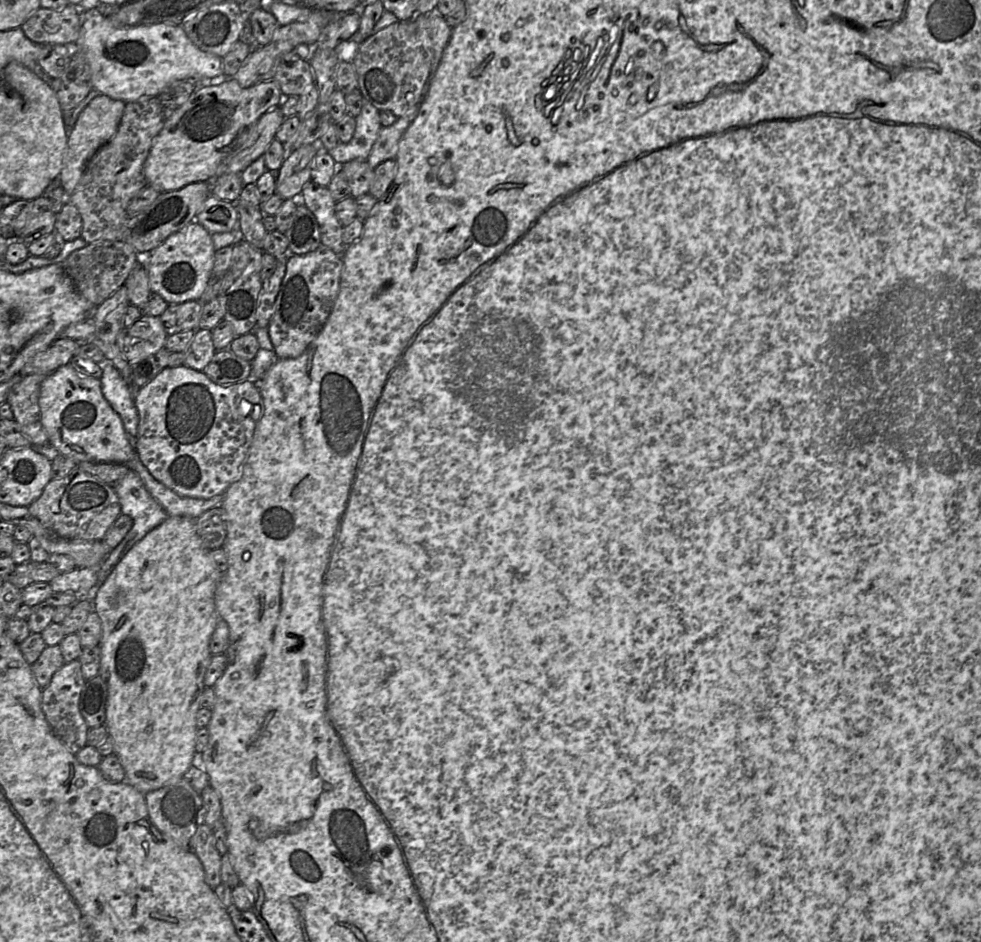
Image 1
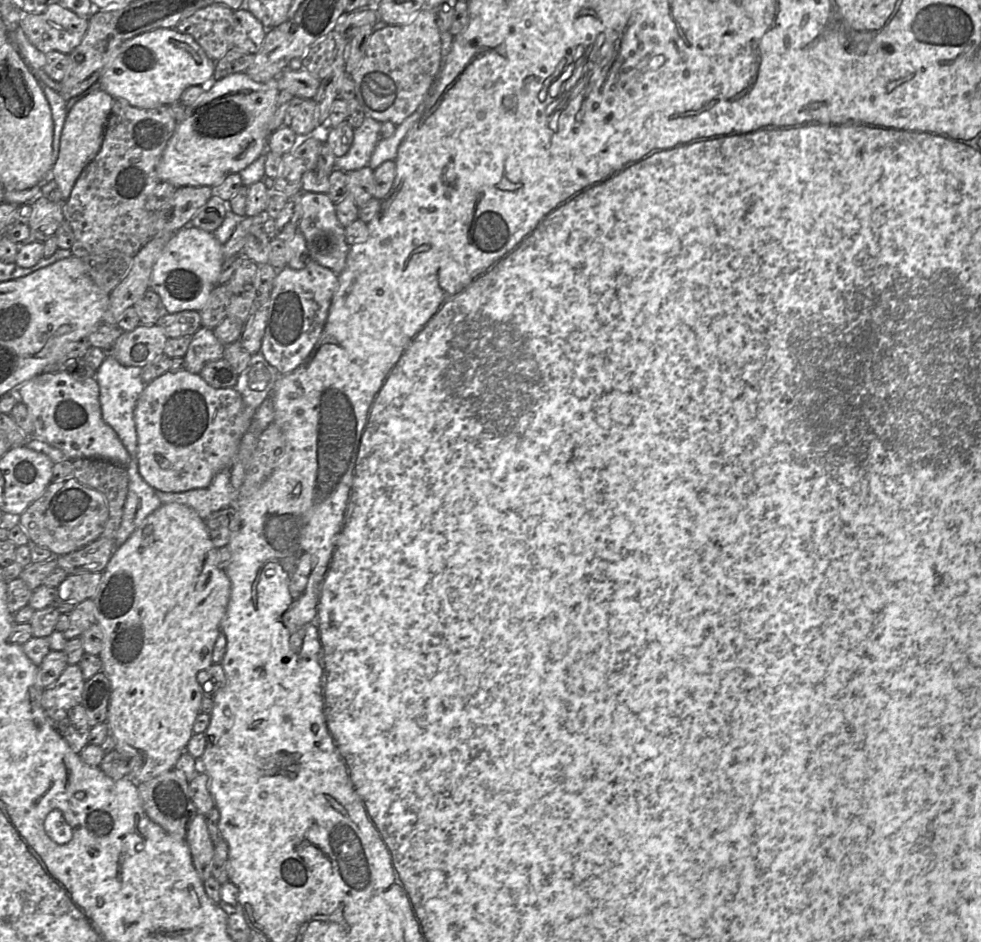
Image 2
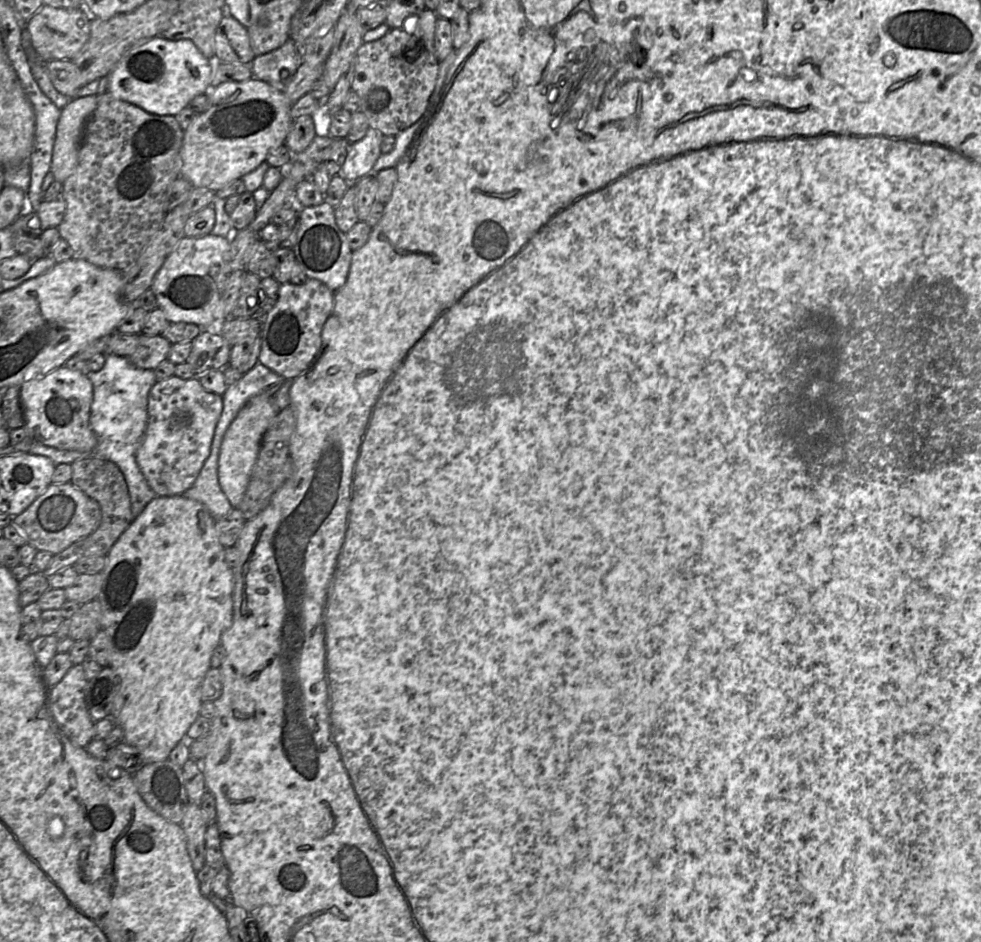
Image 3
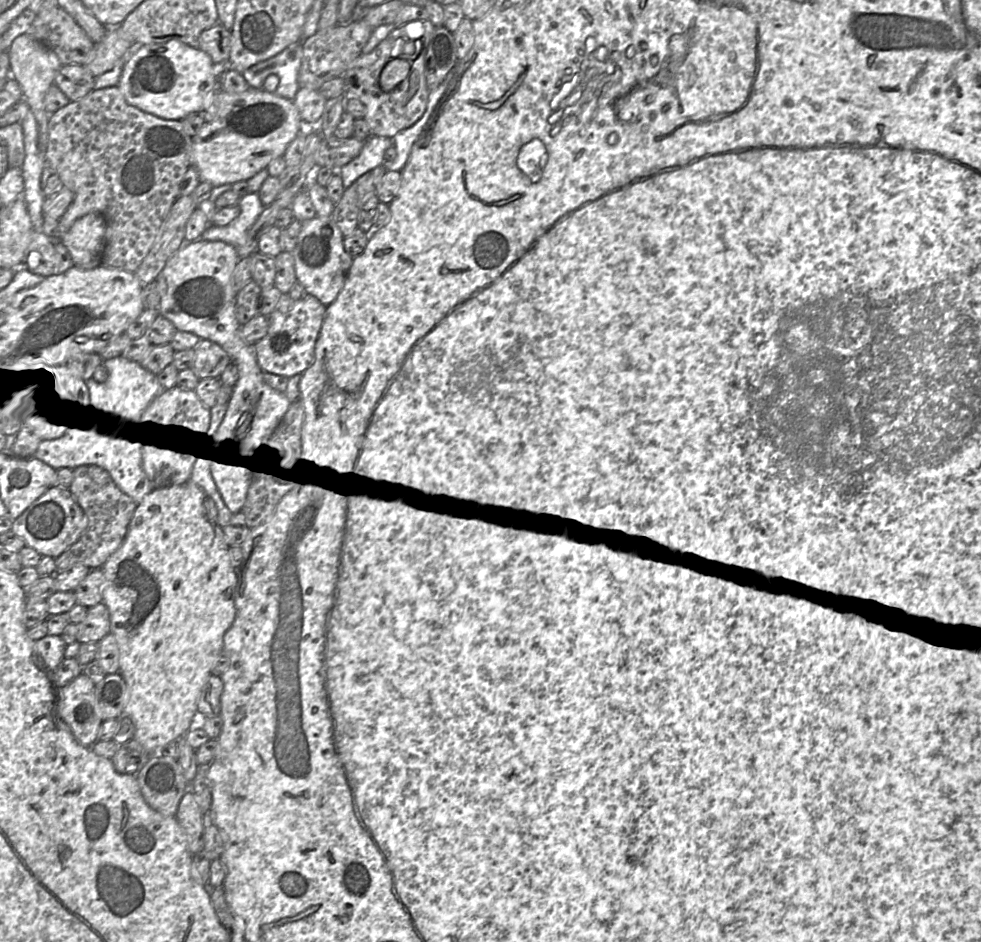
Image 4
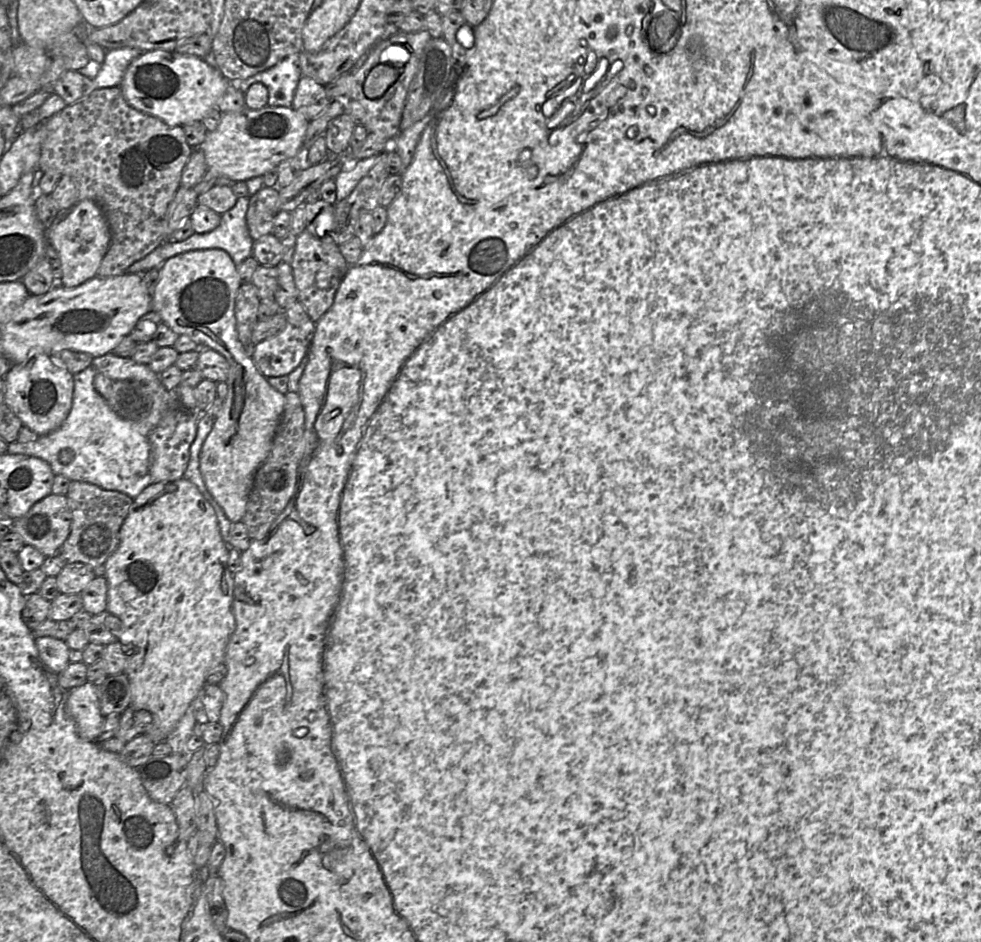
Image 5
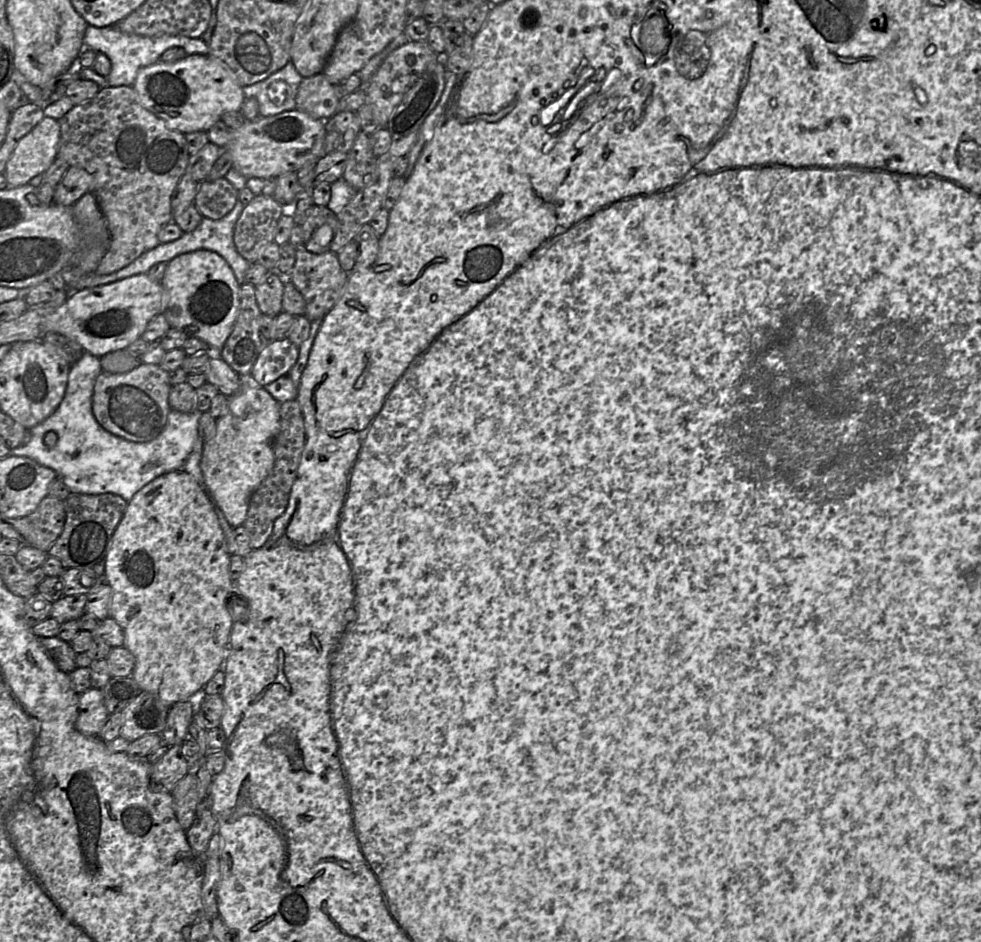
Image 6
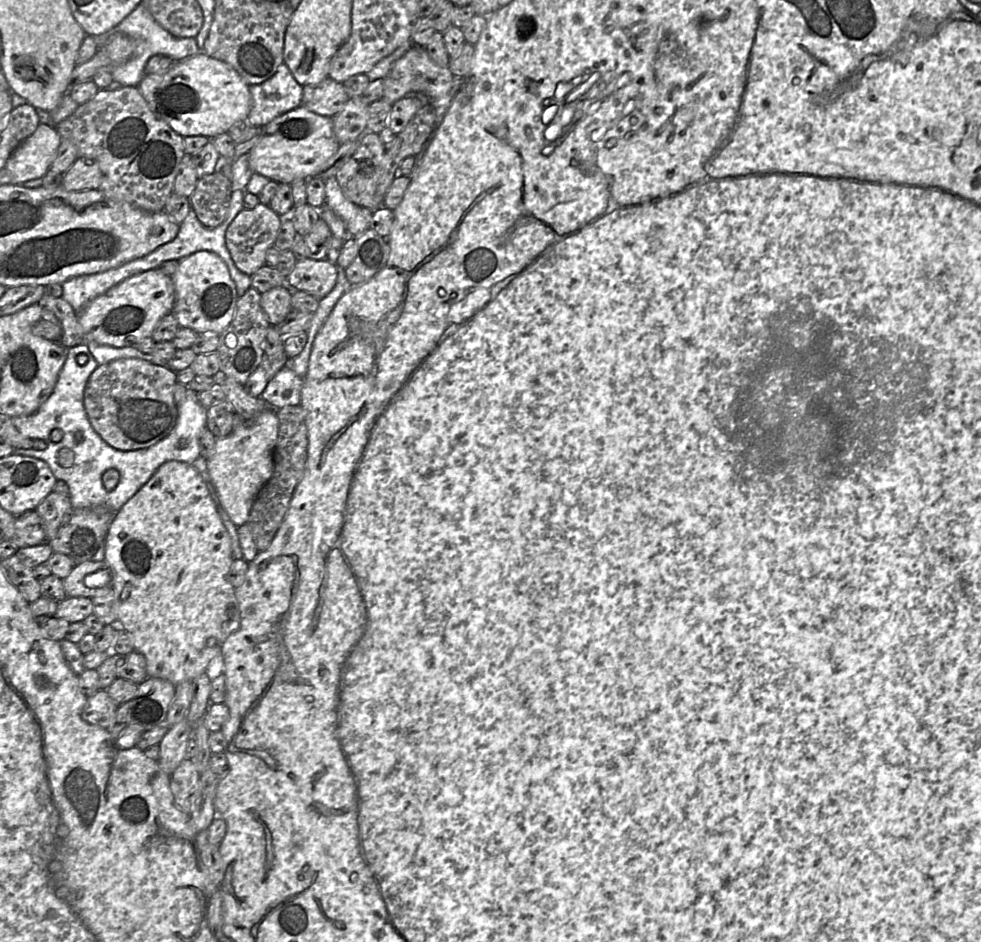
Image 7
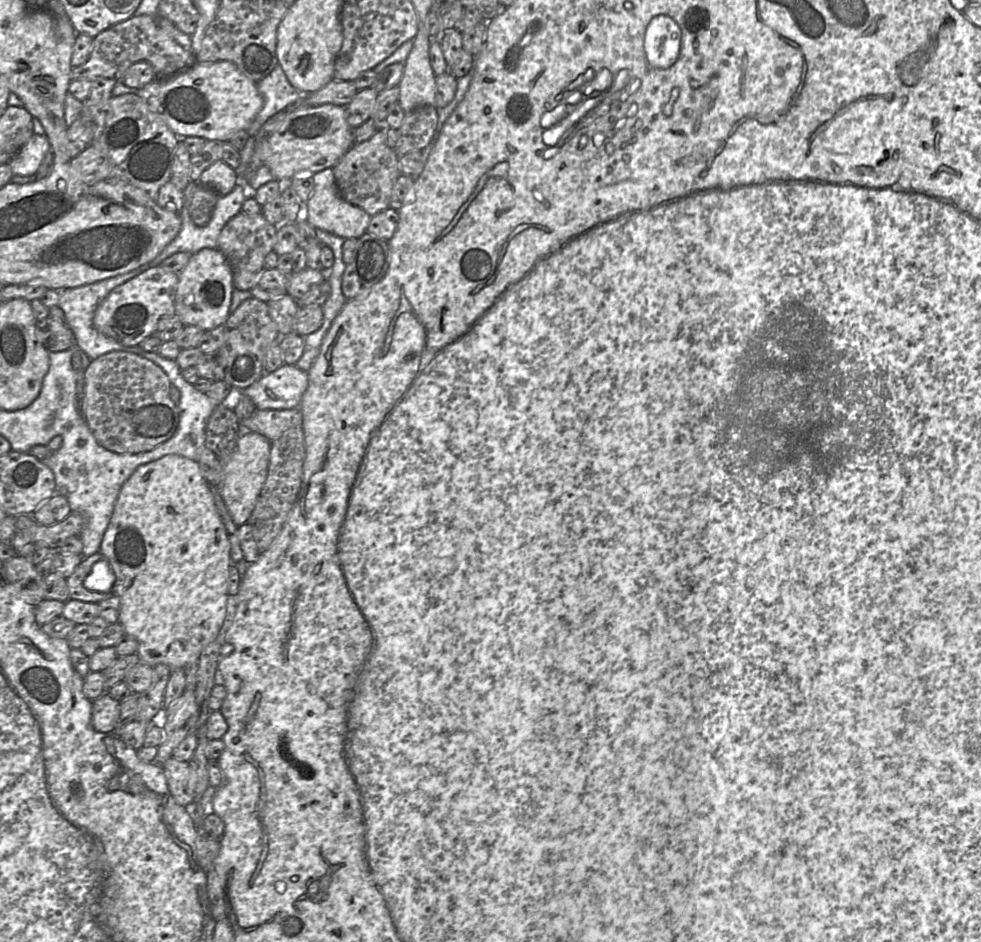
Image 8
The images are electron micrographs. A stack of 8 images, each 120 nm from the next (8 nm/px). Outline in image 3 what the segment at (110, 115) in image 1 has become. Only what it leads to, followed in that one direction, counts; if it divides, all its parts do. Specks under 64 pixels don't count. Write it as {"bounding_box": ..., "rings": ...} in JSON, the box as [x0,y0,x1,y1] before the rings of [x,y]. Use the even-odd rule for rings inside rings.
{"bounding_box":[50,95,97,183],"rings":[[[97,95],[72,99],[61,109],[57,124],[50,171],[63,183],[78,165],[84,127],[97,107]]]}

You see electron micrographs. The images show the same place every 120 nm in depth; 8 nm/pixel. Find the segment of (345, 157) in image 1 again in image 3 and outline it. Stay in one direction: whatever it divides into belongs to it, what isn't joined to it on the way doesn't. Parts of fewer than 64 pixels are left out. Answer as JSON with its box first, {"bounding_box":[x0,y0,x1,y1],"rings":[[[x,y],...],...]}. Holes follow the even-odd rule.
{"bounding_box":[340,127,384,183],"rings":[[[369,127],[360,141],[350,144],[340,175],[349,183],[355,183],[360,178],[374,174],[373,167],[382,154],[383,136],[384,134],[380,131]]]}

